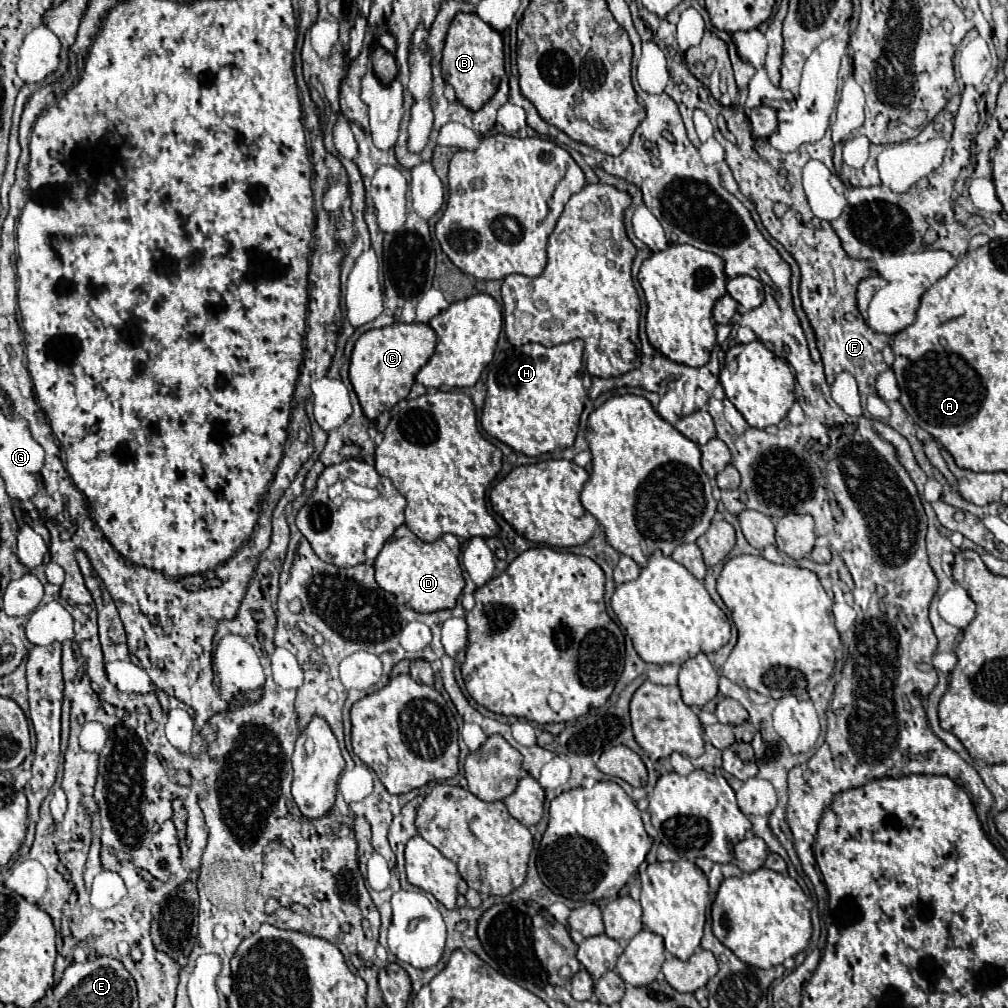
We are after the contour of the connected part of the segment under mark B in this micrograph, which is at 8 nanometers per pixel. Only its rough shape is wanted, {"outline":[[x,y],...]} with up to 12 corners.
{"outline":[[475,12],[447,30],[443,80],[479,110],[505,72],[501,34]]}

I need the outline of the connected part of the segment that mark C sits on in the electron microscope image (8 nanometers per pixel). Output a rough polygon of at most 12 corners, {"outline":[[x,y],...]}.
{"outline":[[427,324],[365,332],[349,380],[369,420],[407,398],[435,352]]}

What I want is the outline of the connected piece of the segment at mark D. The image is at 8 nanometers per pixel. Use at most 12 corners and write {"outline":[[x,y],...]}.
{"outline":[[401,524],[375,580],[417,612],[453,608],[459,540],[423,542]]}

